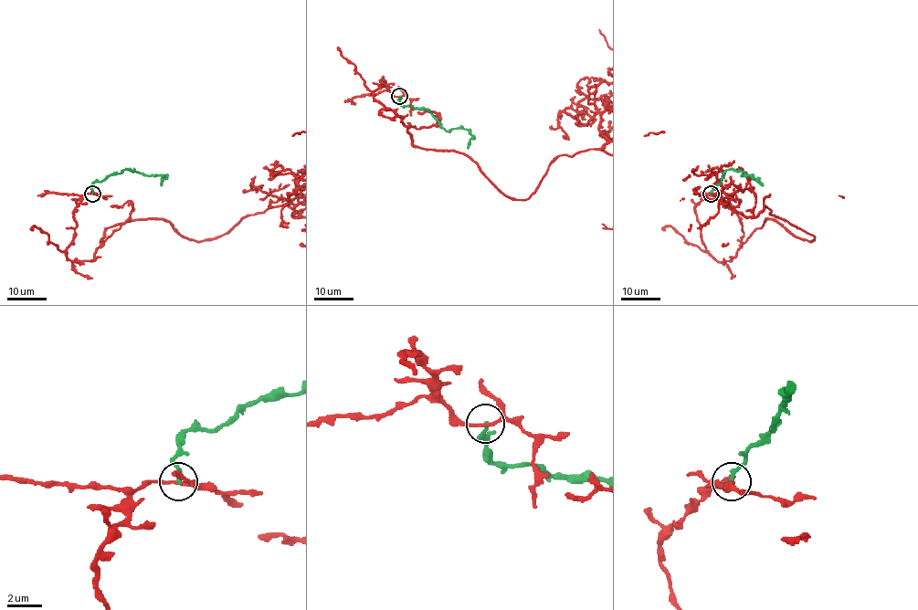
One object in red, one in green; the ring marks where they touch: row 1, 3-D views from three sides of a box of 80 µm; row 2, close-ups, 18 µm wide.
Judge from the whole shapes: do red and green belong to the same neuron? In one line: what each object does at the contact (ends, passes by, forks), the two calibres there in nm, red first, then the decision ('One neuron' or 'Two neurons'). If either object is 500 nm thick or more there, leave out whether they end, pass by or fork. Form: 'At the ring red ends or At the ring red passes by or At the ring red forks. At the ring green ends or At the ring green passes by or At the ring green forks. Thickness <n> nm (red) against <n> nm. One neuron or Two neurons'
At the ring red passes by. At the ring green ends. Thickness 170 nm (red) against 240 nm. Two neurons

